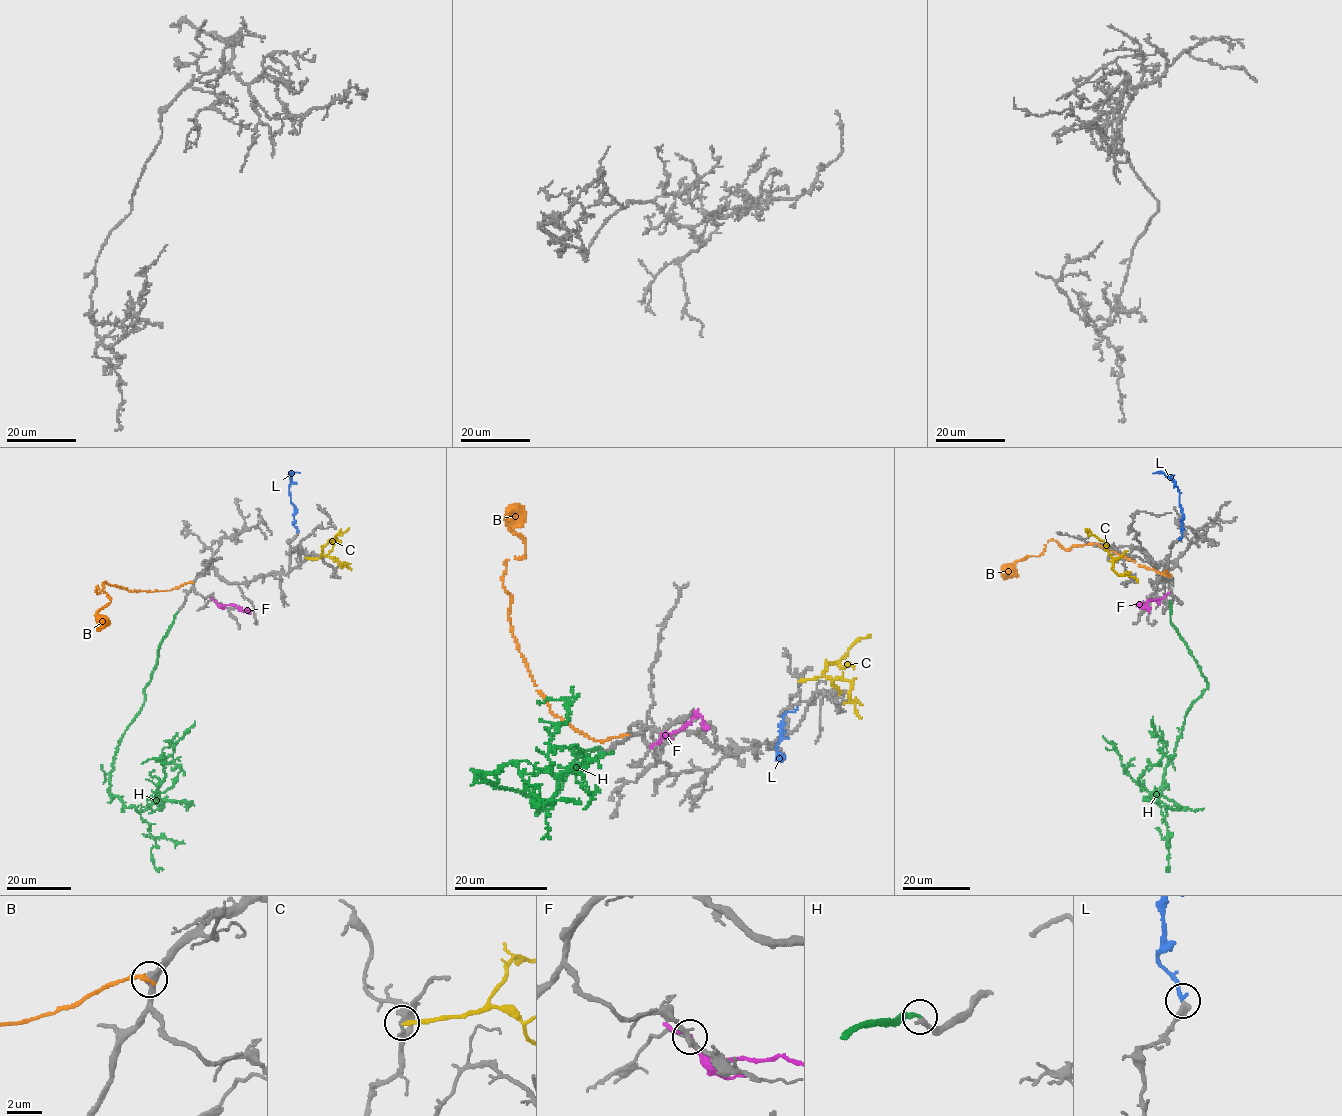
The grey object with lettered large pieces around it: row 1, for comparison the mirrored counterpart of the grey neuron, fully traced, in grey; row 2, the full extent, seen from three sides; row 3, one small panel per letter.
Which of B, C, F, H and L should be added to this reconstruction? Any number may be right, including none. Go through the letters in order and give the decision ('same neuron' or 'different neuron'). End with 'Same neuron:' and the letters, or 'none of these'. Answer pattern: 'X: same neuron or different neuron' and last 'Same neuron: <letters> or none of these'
B: different neuron
C: different neuron
F: different neuron
H: same neuron
L: same neuron
Same neuron: H, L

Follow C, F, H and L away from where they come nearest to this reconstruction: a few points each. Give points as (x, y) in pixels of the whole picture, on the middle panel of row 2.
C: (798, 680), (819, 677), (829, 663), (836, 662), (858, 638), (870, 636)
F: (657, 743), (699, 714), (703, 725), (708, 728)
H: (600, 748), (535, 813), (479, 773), (549, 771), (552, 748), (573, 745), (589, 763), (575, 773), (614, 752)
L: (782, 756), (779, 761), (776, 759), (782, 757), (776, 748), (781, 720), (796, 707)

